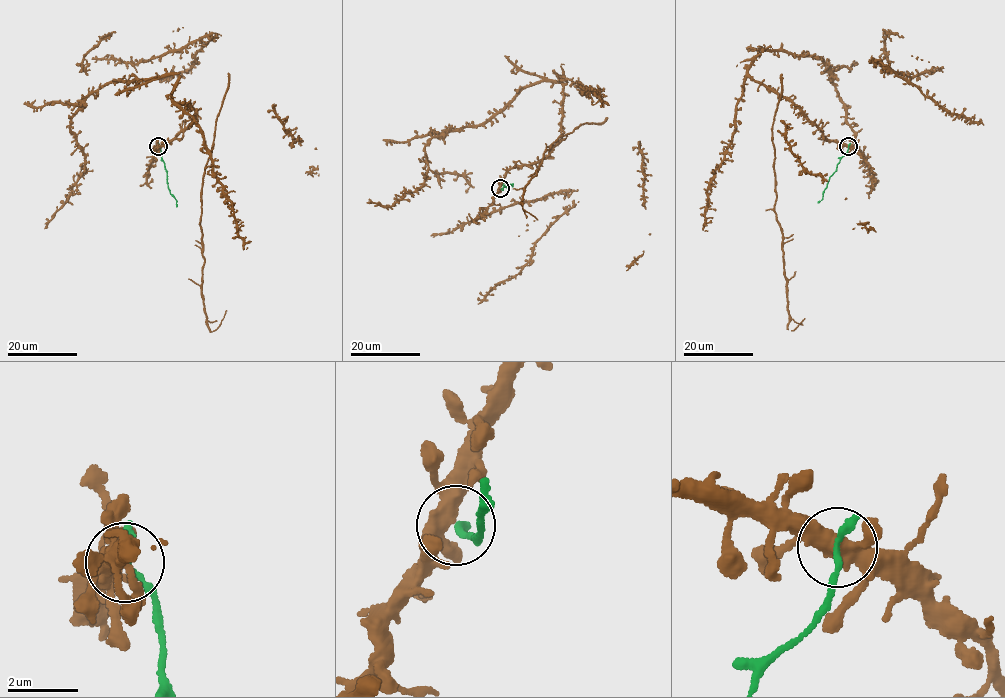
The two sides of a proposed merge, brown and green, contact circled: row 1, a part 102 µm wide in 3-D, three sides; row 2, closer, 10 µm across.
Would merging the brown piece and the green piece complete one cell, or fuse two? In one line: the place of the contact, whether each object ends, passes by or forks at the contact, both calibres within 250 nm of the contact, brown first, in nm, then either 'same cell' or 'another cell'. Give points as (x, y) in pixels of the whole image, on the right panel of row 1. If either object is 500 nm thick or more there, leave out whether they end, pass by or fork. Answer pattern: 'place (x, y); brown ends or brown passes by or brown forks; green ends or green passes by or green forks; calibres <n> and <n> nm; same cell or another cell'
place (848, 146); brown forks; green ends; calibres 380 and 280 nm; same cell

